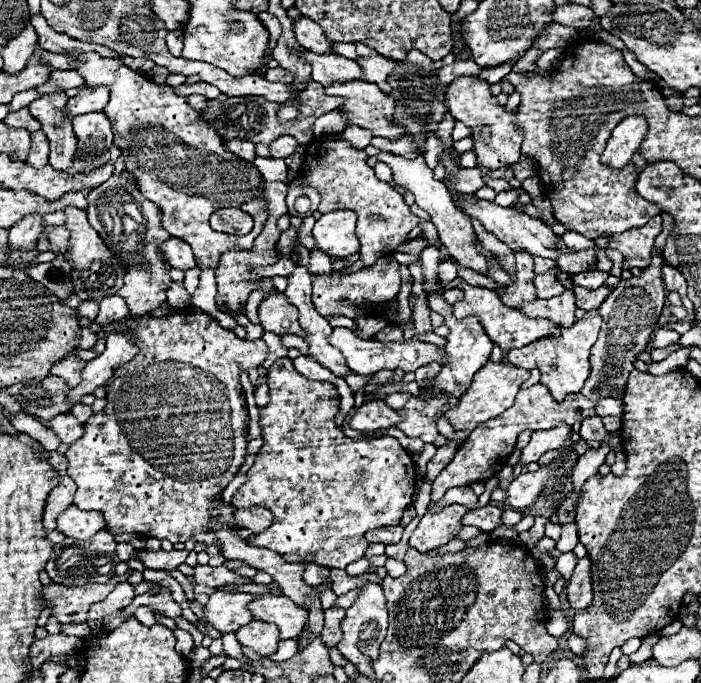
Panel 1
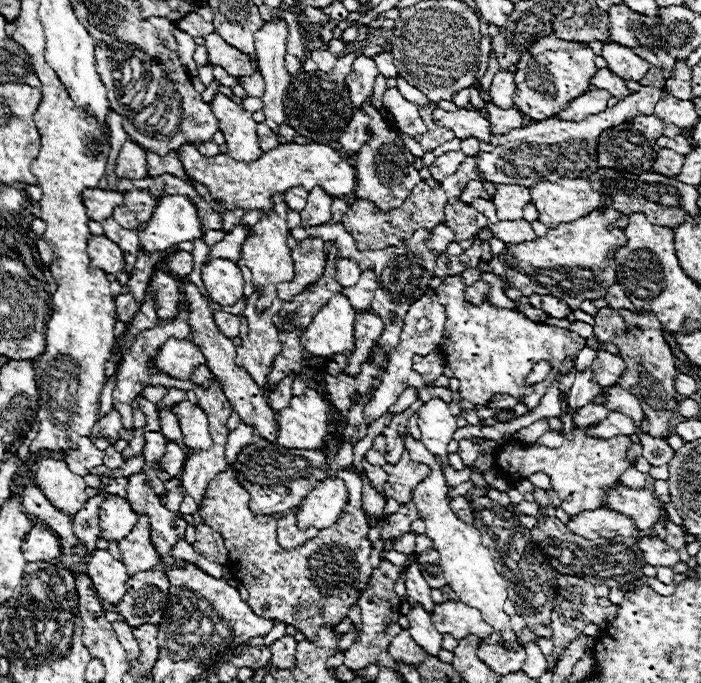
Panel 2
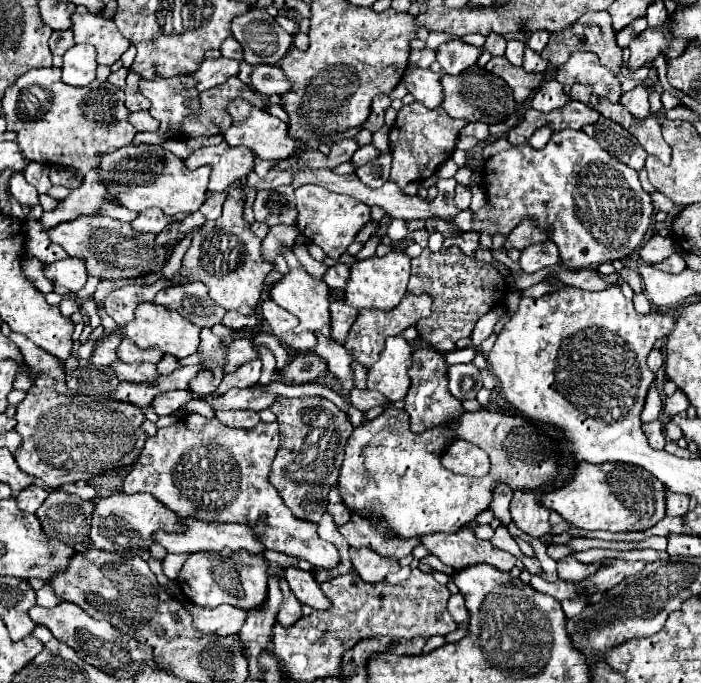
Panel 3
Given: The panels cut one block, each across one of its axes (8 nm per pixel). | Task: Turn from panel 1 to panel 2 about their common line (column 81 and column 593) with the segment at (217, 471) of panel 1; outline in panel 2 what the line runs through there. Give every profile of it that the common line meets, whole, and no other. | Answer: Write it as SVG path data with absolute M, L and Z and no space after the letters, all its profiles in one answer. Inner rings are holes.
M576 428L570 432L560 448L546 448L546 446L532 446L524 448L522 442L510 442L504 444L498 450L496 466L498 470L510 478L512 482L528 478L534 472L544 472L550 476L552 488L556 492L562 492L562 508L568 516L576 516L584 510L604 508L604 488L618 482L622 472L632 466L626 460L626 448L630 446L630 438L618 436L618 438L588 438L584 436L584 428Z

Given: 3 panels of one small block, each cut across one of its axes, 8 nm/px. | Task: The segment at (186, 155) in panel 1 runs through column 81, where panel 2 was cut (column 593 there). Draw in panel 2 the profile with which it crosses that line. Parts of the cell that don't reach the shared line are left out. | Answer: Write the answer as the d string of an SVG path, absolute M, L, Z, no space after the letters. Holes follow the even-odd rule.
M554 34L538 40L526 54L522 54L514 74L516 74L516 94L514 104L530 120L546 120L556 112L564 110L578 94L584 94L588 80L596 74L594 52L584 42L566 42Z

